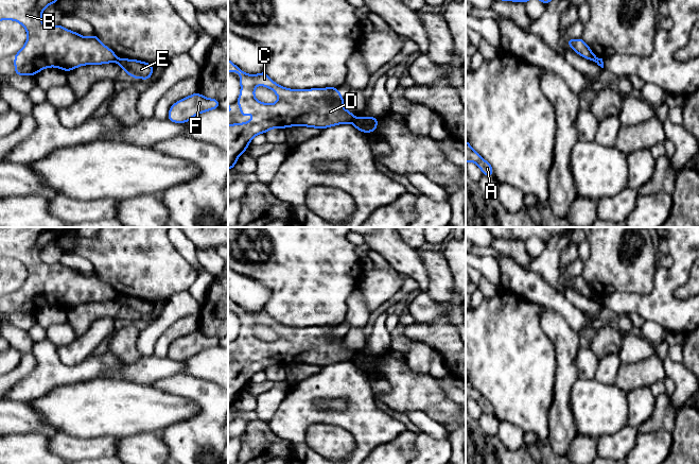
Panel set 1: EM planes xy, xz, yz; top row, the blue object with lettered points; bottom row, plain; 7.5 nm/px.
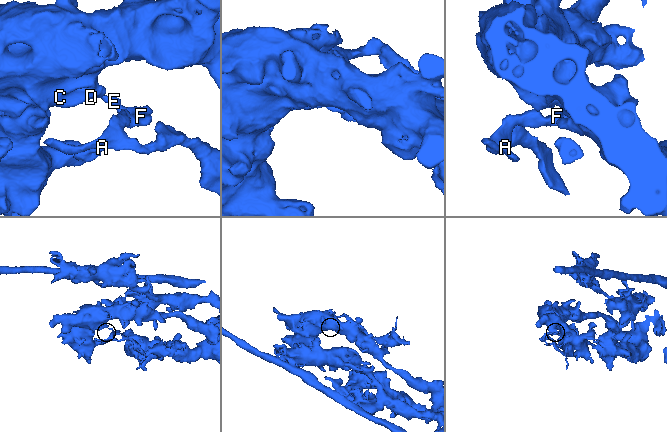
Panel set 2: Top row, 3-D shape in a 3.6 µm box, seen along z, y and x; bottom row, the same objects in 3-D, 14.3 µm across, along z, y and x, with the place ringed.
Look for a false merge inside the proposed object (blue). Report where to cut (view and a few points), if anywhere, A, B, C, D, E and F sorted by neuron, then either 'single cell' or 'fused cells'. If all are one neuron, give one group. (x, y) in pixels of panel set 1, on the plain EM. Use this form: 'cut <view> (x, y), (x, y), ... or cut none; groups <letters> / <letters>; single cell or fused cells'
cut xz (354, 356), (351, 360); groups A E F / B C D; fused cells

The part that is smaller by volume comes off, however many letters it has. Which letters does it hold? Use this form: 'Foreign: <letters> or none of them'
Foreign: A, E, F

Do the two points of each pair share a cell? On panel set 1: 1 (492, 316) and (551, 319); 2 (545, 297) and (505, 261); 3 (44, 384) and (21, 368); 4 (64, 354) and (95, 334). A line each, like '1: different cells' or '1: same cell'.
1: different cells
2: same cell
3: different cells
4: same cell

